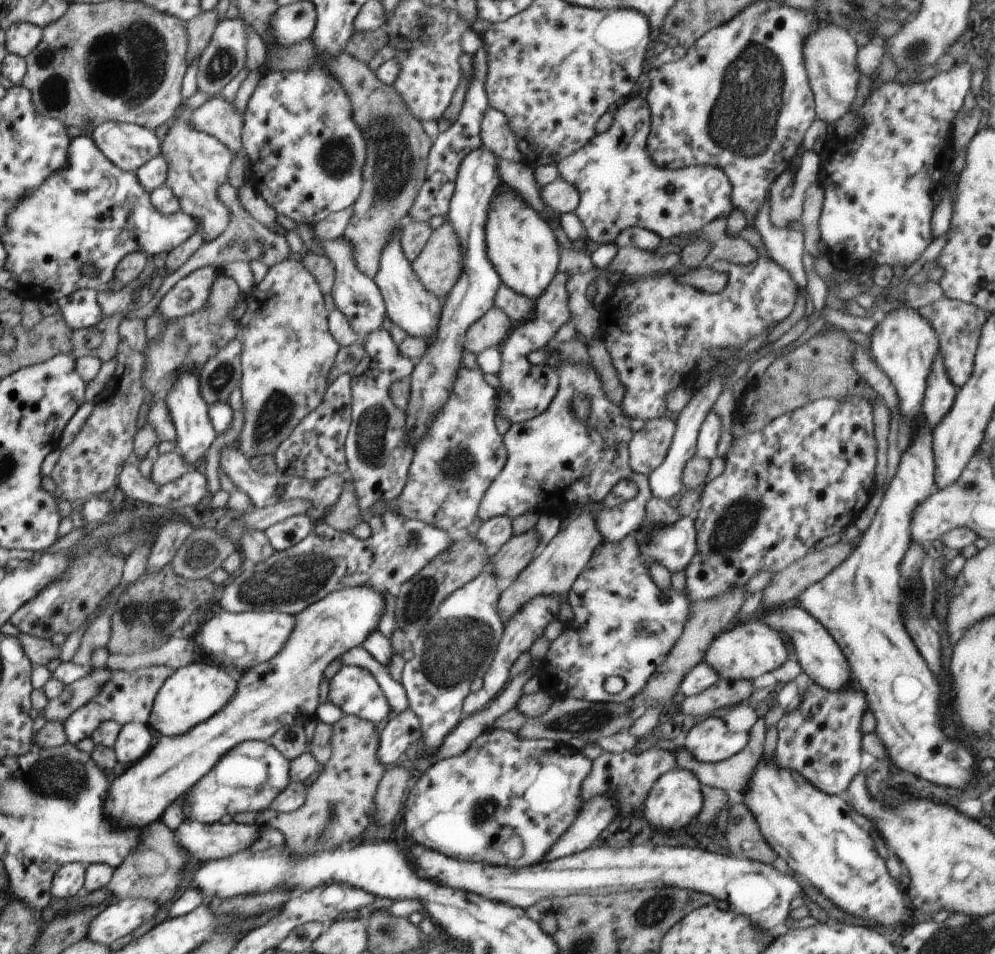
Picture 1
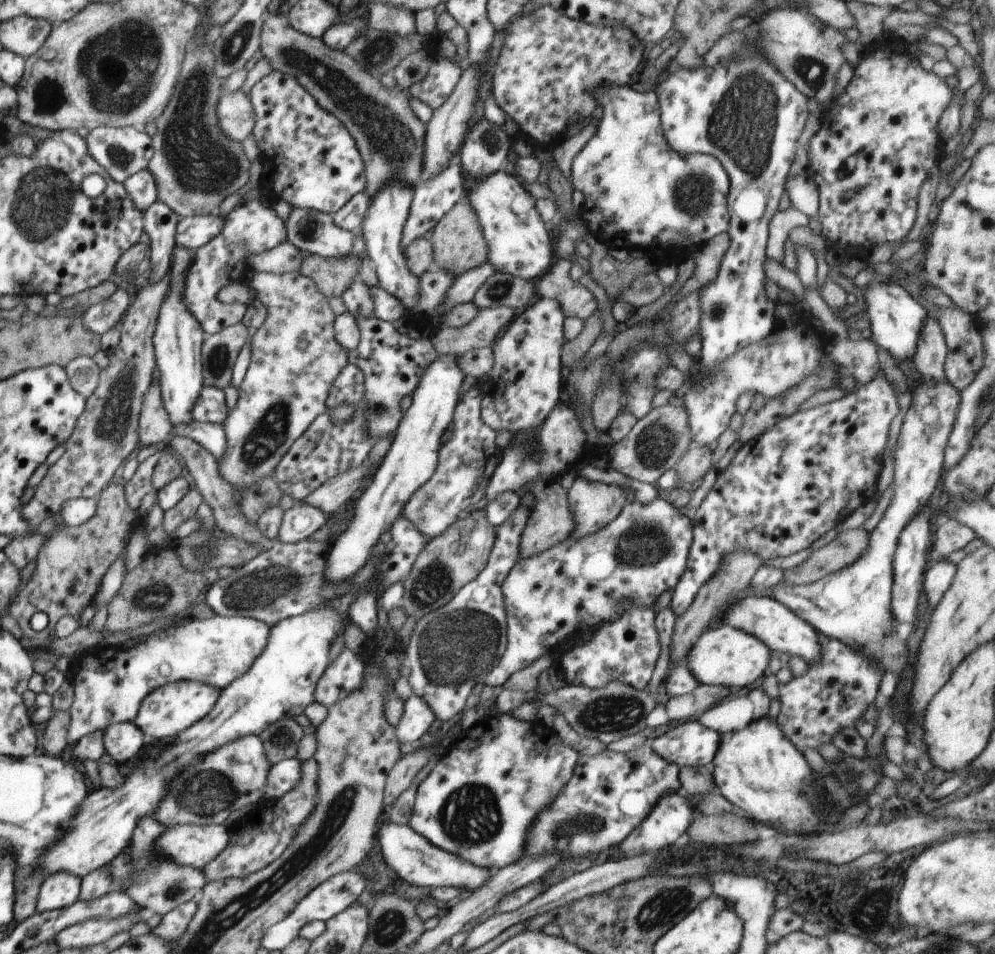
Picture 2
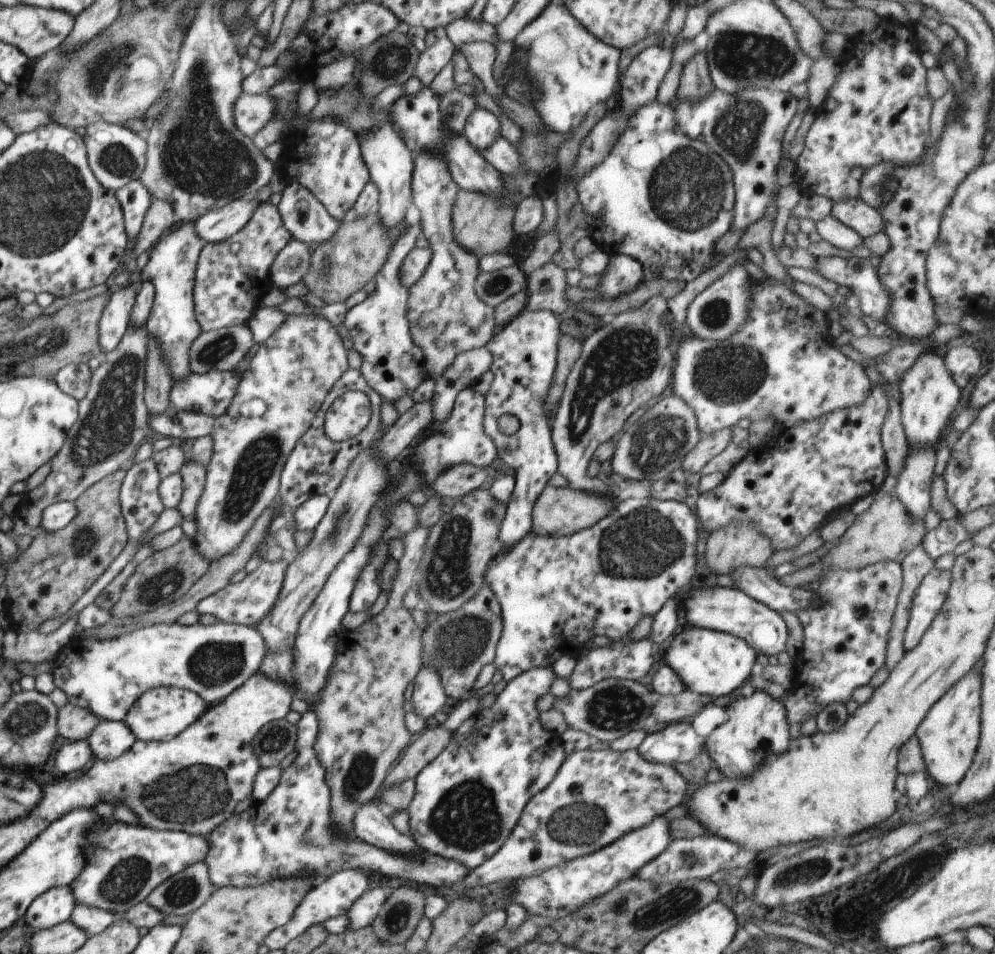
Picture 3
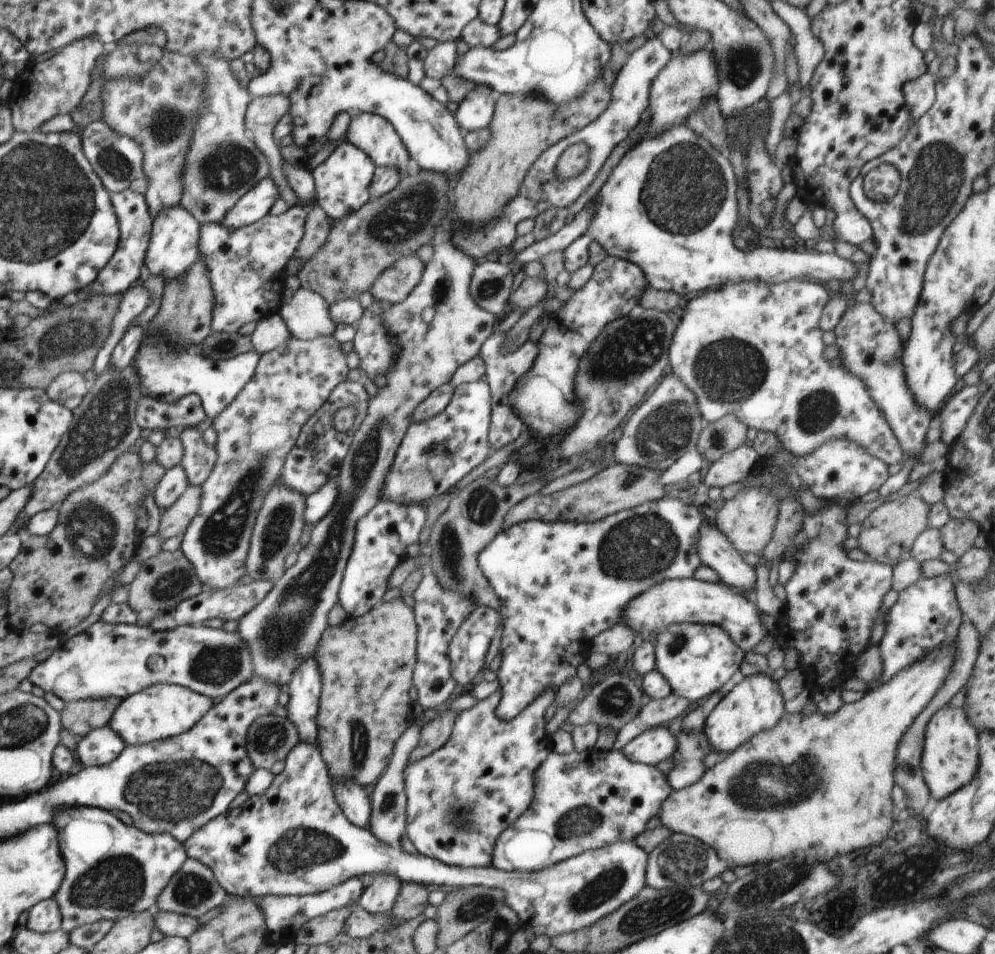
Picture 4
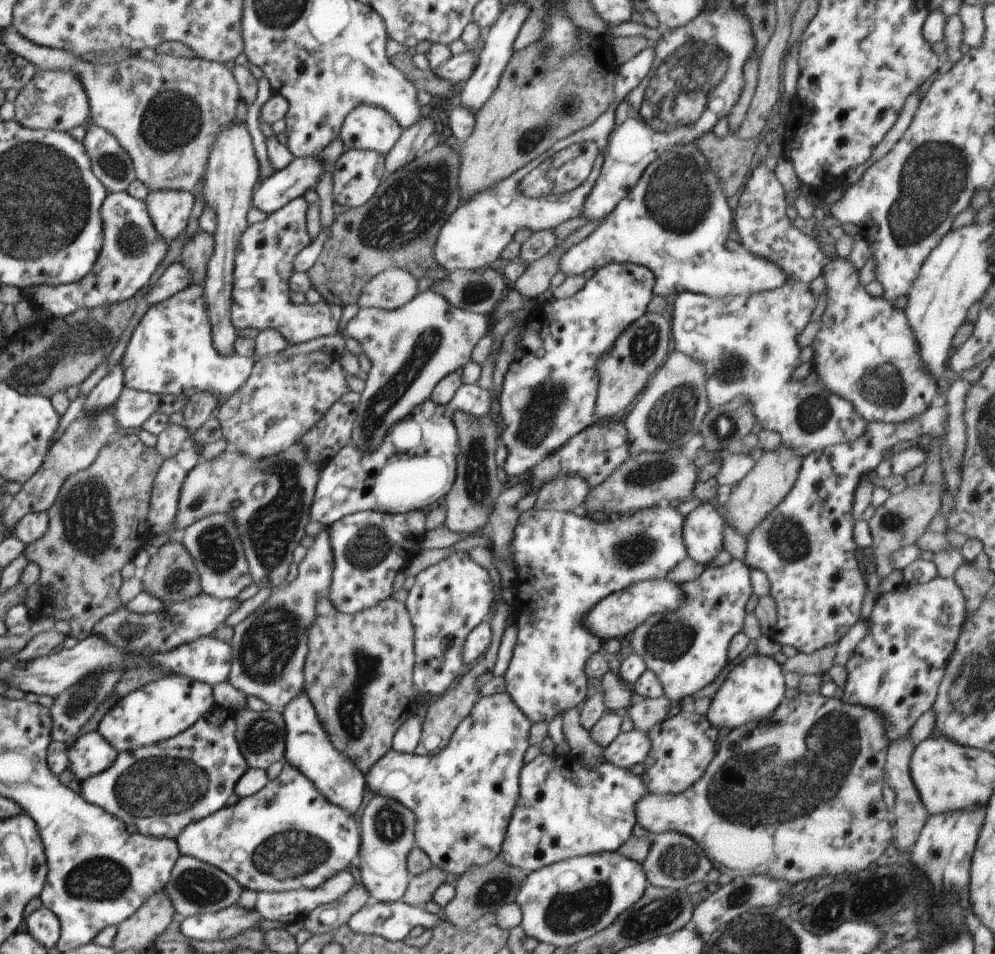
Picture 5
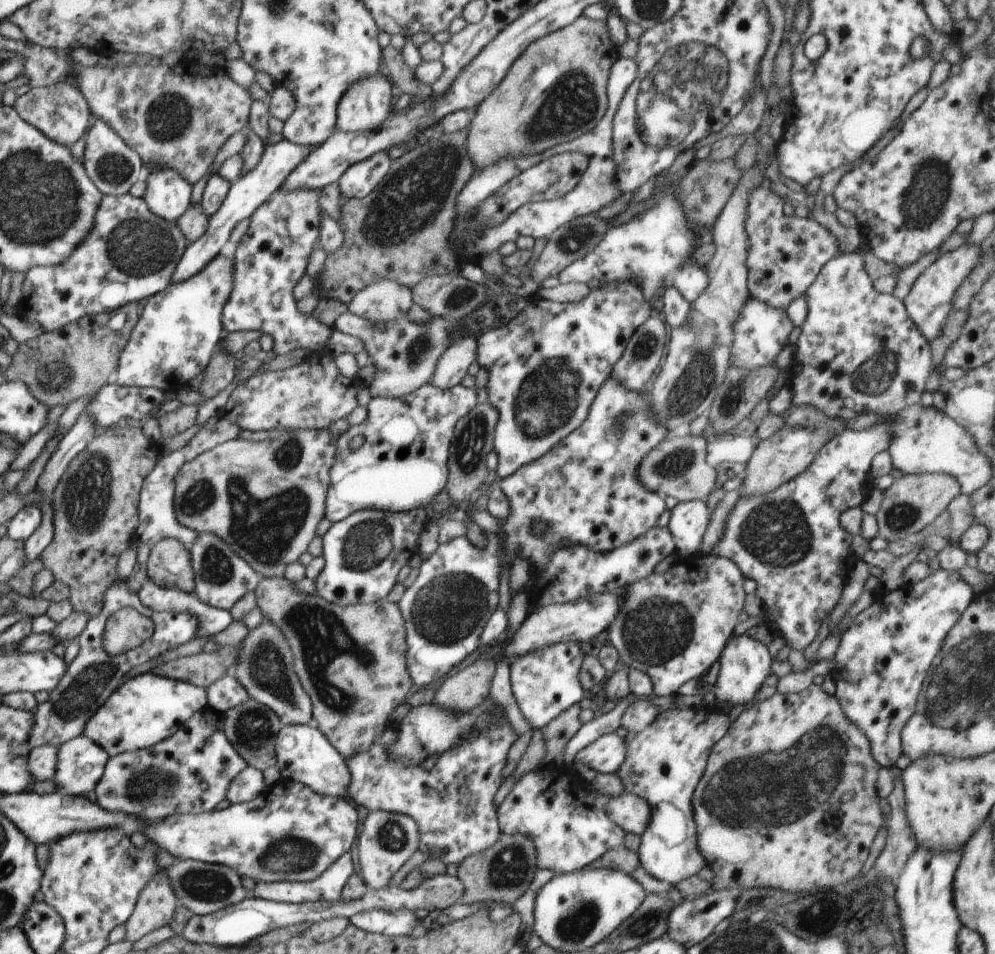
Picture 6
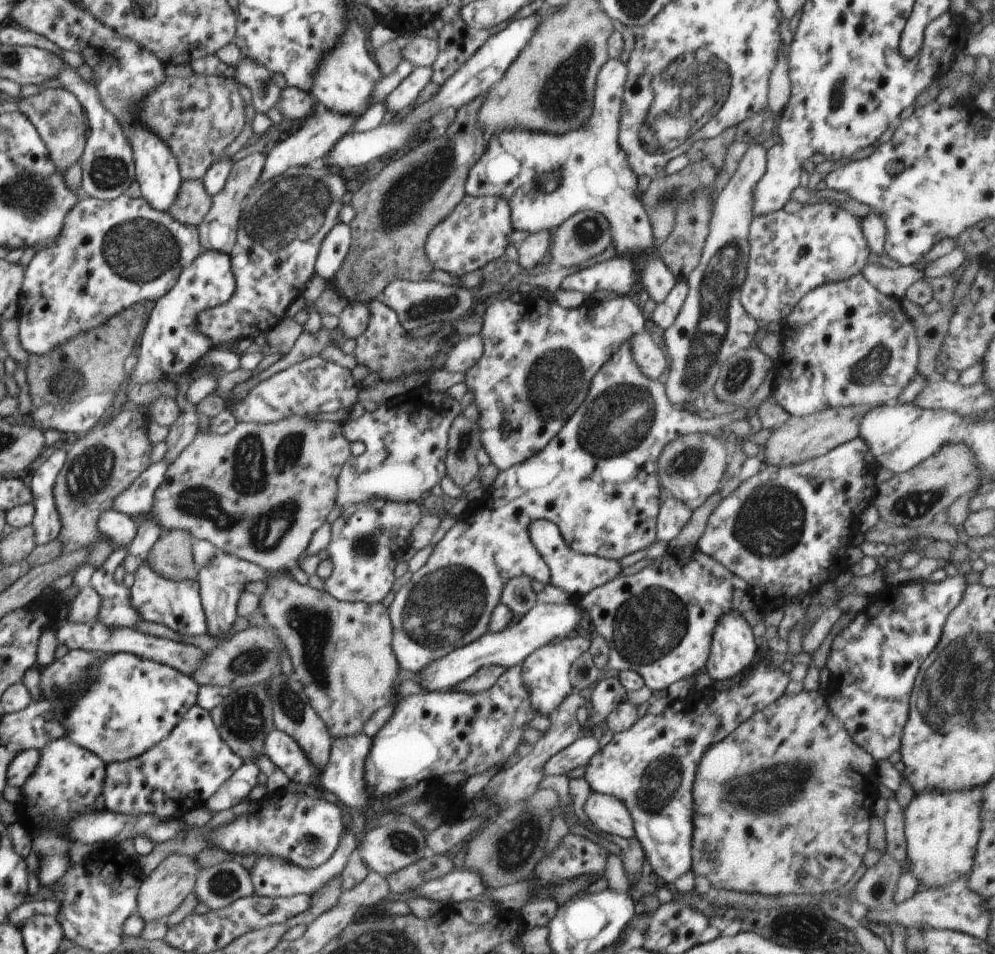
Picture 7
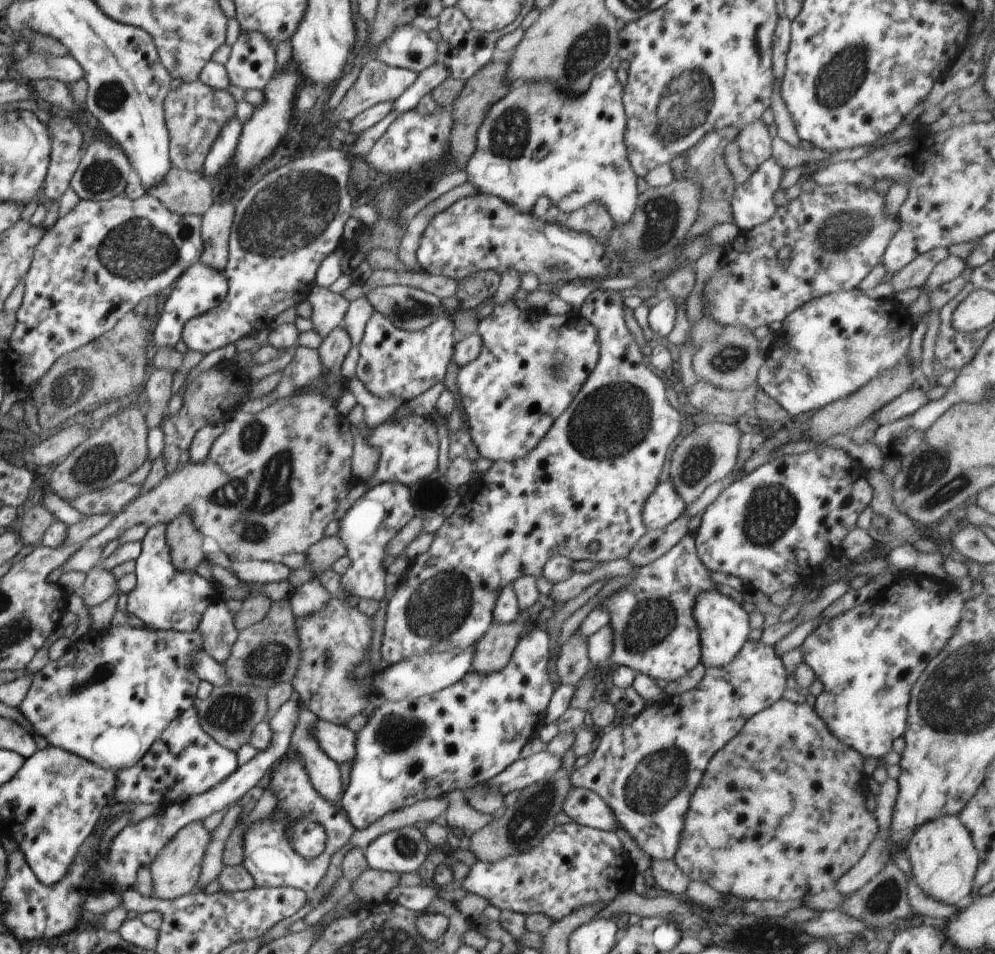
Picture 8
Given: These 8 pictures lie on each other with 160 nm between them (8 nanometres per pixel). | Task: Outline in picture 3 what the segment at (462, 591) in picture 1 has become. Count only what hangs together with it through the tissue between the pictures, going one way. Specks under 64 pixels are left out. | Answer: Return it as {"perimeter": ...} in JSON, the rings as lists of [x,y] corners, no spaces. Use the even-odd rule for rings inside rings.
{"perimeter":[[[525,310],[497,330],[486,344],[493,357],[489,370],[494,374],[494,381],[485,395],[483,430],[492,438],[498,457],[516,471],[514,492],[498,536],[500,554],[508,552],[530,534],[534,504],[557,472],[558,460],[551,436],[552,417],[547,417],[544,408],[558,364],[560,324],[560,318],[550,310]],[[498,414],[514,414],[520,420],[520,430],[514,436],[504,436],[498,430]],[[484,580],[478,594],[474,594],[466,604],[462,604],[460,608],[451,612],[438,613],[438,618],[434,622],[430,622],[422,634],[422,668],[424,666],[432,666],[438,674],[440,674],[440,682],[444,686],[444,692],[450,699],[450,704],[459,704],[470,697],[473,693],[473,686],[477,680],[481,669],[494,662],[496,654],[496,646],[502,634],[502,610],[498,603],[498,598],[494,594],[494,590],[488,586],[488,582]]]}

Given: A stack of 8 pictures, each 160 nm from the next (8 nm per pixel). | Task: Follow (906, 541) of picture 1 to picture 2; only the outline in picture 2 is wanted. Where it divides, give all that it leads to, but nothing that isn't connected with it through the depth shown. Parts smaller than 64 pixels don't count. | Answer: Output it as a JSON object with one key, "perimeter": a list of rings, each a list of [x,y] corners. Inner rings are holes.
{"perimeter":[[[947,381],[936,382],[936,384],[921,382],[912,391],[912,398],[910,408],[904,412],[903,424],[896,440],[896,449],[893,455],[894,473],[890,487],[892,500],[890,500],[888,508],[886,508],[876,528],[870,532],[866,552],[854,564],[842,568],[839,572],[832,572],[818,582],[800,586],[788,586],[788,584],[781,582],[768,592],[771,598],[776,598],[786,608],[790,608],[798,618],[808,622],[816,632],[819,631],[829,638],[842,638],[844,642],[854,642],[854,646],[862,646],[862,650],[870,650],[870,654],[878,654],[878,662],[882,662],[882,670],[886,670],[886,672],[892,670],[892,674],[900,674],[904,664],[906,664],[906,658],[908,658],[908,650],[906,650],[904,640],[900,640],[896,636],[892,610],[890,610],[892,584],[894,584],[894,564],[892,562],[896,548],[898,548],[900,534],[906,528],[906,524],[910,524],[910,520],[918,512],[922,512],[924,508],[928,509],[929,503],[934,505],[941,489],[944,475],[942,468],[944,450],[946,450],[948,436],[952,432],[952,426],[954,426],[954,420],[958,414],[960,391],[953,388]]]}

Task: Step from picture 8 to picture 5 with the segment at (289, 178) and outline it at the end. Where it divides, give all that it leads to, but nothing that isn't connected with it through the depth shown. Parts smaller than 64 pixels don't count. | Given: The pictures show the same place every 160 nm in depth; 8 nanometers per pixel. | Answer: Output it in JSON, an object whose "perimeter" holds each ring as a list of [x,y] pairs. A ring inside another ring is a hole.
{"perimeter":[[[306,196],[296,197],[277,211],[269,213],[264,221],[248,225],[245,233],[241,236],[235,252],[231,294],[231,321],[237,332],[244,329],[256,329],[257,331],[274,329],[279,331],[288,345],[300,344],[300,342],[308,342],[314,338],[320,338],[320,336],[336,334],[343,307],[332,306],[330,303],[322,301],[314,304],[296,305],[290,300],[289,280],[294,274],[294,258],[311,243],[306,231],[308,200],[309,198]]]}

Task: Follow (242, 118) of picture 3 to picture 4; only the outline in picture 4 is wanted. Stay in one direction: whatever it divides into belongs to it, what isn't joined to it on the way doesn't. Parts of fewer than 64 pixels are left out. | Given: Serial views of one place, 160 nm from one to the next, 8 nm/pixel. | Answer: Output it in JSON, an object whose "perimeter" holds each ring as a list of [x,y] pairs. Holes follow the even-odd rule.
{"perimeter":[[[283,94],[262,95],[252,98],[248,105],[245,123],[252,135],[256,146],[262,151],[270,165],[269,177],[280,189],[280,196],[291,207],[302,205],[297,194],[290,188],[284,174],[284,159],[280,156],[279,148],[273,137],[274,129],[280,119],[289,112],[290,99]]]}

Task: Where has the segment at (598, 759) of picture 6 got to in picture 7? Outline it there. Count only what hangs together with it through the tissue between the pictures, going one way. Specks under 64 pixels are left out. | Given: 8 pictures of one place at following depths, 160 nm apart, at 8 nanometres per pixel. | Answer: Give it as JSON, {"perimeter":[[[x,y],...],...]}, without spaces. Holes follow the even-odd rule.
{"perimeter":[[[595,732],[578,737],[570,746],[557,752],[542,768],[545,775],[567,774],[573,768],[586,766],[587,762],[600,750],[599,735]]]}

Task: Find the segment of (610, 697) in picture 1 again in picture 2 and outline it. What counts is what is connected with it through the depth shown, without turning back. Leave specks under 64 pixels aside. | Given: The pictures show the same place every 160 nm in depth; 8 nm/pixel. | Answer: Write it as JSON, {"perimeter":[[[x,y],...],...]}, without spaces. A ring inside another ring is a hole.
{"perimeter":[[[630,604],[618,620],[594,626],[585,644],[570,647],[567,654],[556,659],[558,671],[564,674],[566,684],[596,690],[608,682],[618,681],[643,690],[652,678],[661,651],[656,615],[653,606],[640,608]]]}

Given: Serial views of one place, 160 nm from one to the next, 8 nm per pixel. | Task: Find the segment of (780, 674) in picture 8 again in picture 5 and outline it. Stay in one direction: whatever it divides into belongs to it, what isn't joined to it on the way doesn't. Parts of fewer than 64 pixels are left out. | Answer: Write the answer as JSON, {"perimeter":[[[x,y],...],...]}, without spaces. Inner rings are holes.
{"perimeter":[[[684,711],[653,726],[647,731],[651,745],[648,756],[643,760],[645,769],[639,776],[646,790],[656,795],[677,795],[698,782],[715,757],[718,731],[706,715]],[[678,831],[652,834],[649,853],[641,865],[650,885],[683,890],[693,882],[705,881],[706,875],[713,868],[702,847],[693,838]]]}

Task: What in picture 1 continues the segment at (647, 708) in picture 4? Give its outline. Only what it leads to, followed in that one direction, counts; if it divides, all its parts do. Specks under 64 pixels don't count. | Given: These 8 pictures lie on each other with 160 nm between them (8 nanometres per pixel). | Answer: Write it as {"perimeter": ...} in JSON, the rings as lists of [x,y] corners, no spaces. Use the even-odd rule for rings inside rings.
{"perimeter":[[[718,679],[712,686],[700,694],[687,696],[679,704],[679,712],[683,715],[708,716],[714,710],[730,708],[746,700],[753,692],[753,681]]]}

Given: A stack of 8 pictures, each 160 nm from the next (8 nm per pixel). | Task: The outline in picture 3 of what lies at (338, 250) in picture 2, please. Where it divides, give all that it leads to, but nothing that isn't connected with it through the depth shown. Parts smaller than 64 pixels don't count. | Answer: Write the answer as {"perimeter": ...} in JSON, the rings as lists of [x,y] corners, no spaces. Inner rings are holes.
{"perimeter":[[[298,182],[285,187],[277,208],[292,239],[312,248],[328,242],[340,228],[340,222],[332,218],[316,196]]]}

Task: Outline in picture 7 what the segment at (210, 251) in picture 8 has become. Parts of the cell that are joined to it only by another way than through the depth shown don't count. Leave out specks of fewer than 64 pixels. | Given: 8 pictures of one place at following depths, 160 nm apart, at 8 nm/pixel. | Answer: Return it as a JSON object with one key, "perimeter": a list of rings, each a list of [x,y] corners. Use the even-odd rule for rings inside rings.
{"perimeter":[[[254,153],[233,164],[225,187],[211,198],[212,206],[197,226],[203,250],[230,254],[237,239],[239,214],[244,199],[261,183],[266,157],[267,155],[264,153]]]}

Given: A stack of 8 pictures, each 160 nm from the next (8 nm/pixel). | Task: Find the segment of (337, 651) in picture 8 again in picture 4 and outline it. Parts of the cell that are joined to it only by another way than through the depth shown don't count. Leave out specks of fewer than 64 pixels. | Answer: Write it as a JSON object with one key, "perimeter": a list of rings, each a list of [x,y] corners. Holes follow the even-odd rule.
{"perimeter":[[[399,597],[380,602],[364,614],[348,616],[340,625],[328,625],[316,647],[315,661],[322,679],[317,740],[332,782],[352,779],[364,786],[376,782],[388,766],[396,739],[413,721],[408,693],[417,661],[417,624],[413,608]]]}

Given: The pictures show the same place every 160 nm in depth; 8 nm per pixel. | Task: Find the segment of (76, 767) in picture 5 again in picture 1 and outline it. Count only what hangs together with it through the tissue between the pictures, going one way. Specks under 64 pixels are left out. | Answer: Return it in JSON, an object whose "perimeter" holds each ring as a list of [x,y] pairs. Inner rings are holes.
{"perimeter":[[[129,722],[121,726],[114,743],[119,766],[128,766],[140,760],[154,746],[150,726],[146,723]]]}

